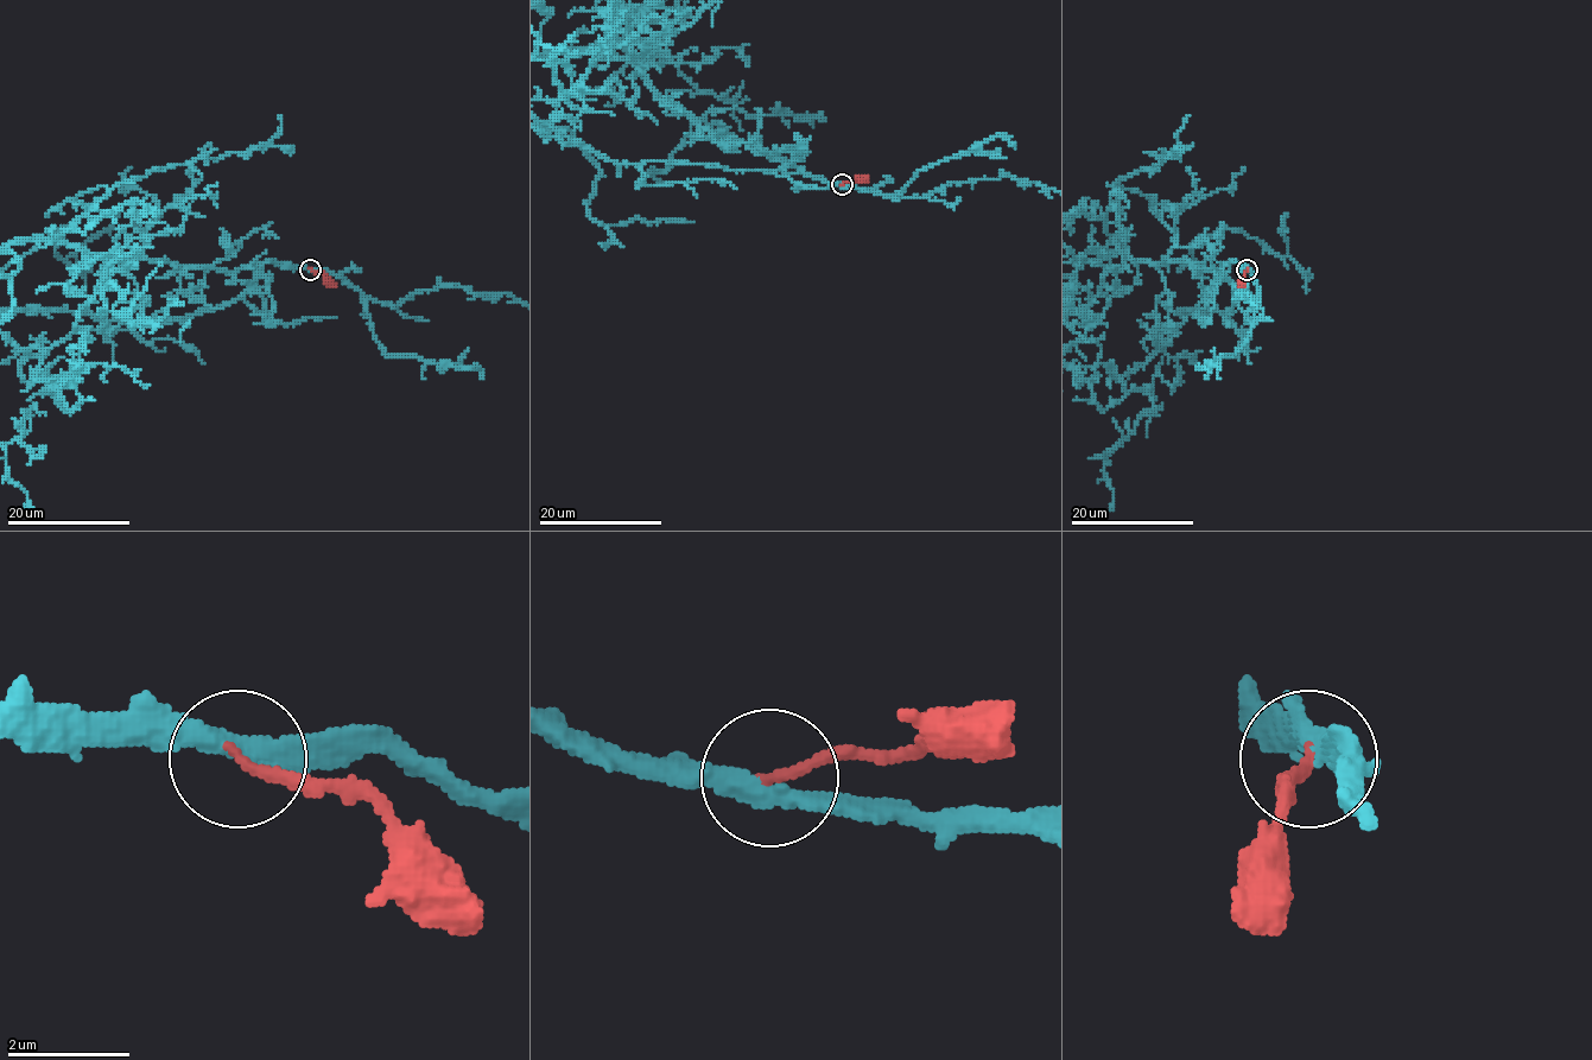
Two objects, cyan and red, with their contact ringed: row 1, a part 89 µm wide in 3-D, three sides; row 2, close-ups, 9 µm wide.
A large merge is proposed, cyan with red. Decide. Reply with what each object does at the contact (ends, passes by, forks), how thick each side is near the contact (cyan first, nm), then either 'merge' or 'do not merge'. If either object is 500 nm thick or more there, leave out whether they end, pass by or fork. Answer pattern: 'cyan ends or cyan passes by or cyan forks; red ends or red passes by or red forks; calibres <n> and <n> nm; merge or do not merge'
cyan passes by; red ends; calibres 360 and 170 nm; merge

